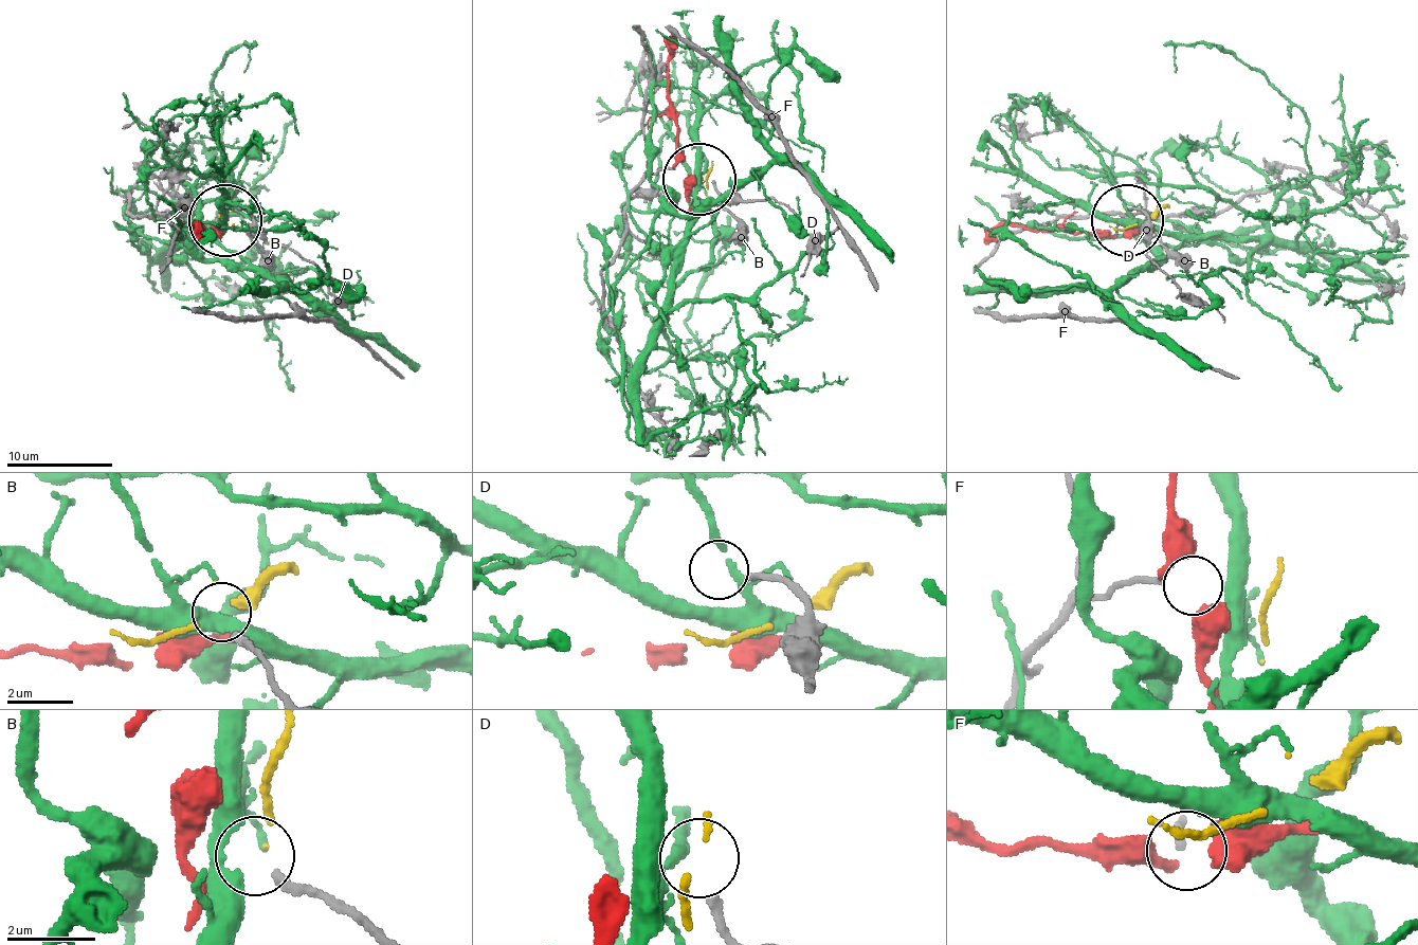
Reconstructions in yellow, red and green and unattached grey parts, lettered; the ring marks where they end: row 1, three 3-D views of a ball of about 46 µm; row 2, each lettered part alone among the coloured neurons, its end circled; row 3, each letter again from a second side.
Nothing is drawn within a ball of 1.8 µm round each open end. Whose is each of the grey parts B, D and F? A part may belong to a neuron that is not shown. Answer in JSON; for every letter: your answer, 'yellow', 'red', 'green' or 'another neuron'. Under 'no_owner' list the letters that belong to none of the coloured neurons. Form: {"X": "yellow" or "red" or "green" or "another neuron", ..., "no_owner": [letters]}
{"B": "another neuron", "D": "another neuron", "F": "another neuron", "no_owner": ["B", "D", "F"]}

